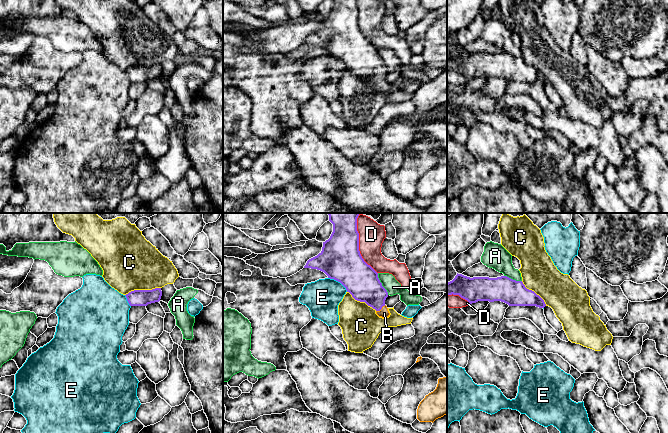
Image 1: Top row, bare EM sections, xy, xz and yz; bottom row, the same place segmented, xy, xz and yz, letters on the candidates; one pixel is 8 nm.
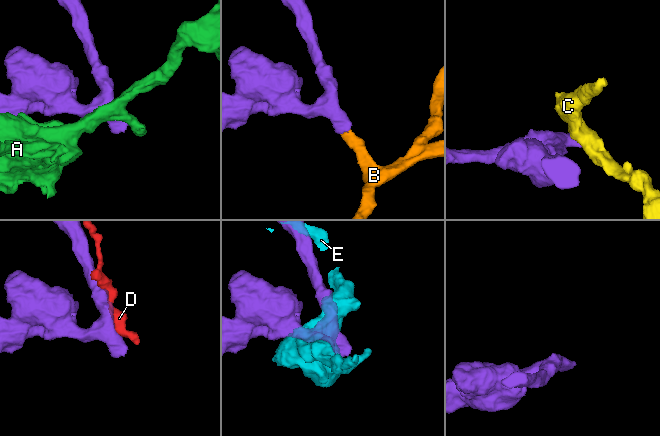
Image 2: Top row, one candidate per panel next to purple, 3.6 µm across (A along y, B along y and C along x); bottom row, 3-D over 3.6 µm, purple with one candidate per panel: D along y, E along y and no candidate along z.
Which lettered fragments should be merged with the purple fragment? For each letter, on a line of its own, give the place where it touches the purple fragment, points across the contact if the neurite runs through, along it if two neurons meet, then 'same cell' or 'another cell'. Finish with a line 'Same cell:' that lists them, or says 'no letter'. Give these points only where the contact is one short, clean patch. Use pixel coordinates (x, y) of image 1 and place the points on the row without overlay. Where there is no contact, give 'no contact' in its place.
A: meets purple in xz at (381, 60); another cell
B: meets purple in xz at (380, 85); runs through xz (363, 60), (374, 71), (380, 85), (384, 89); same cell
C: meets purple in xy at (142, 66); border along xy (160, 63), (131, 66), (125, 71); another cell
D: meets purple in xz at (358, 25); another cell
E: meets purple in xz at (338, 57); another cell
Same cell: B

